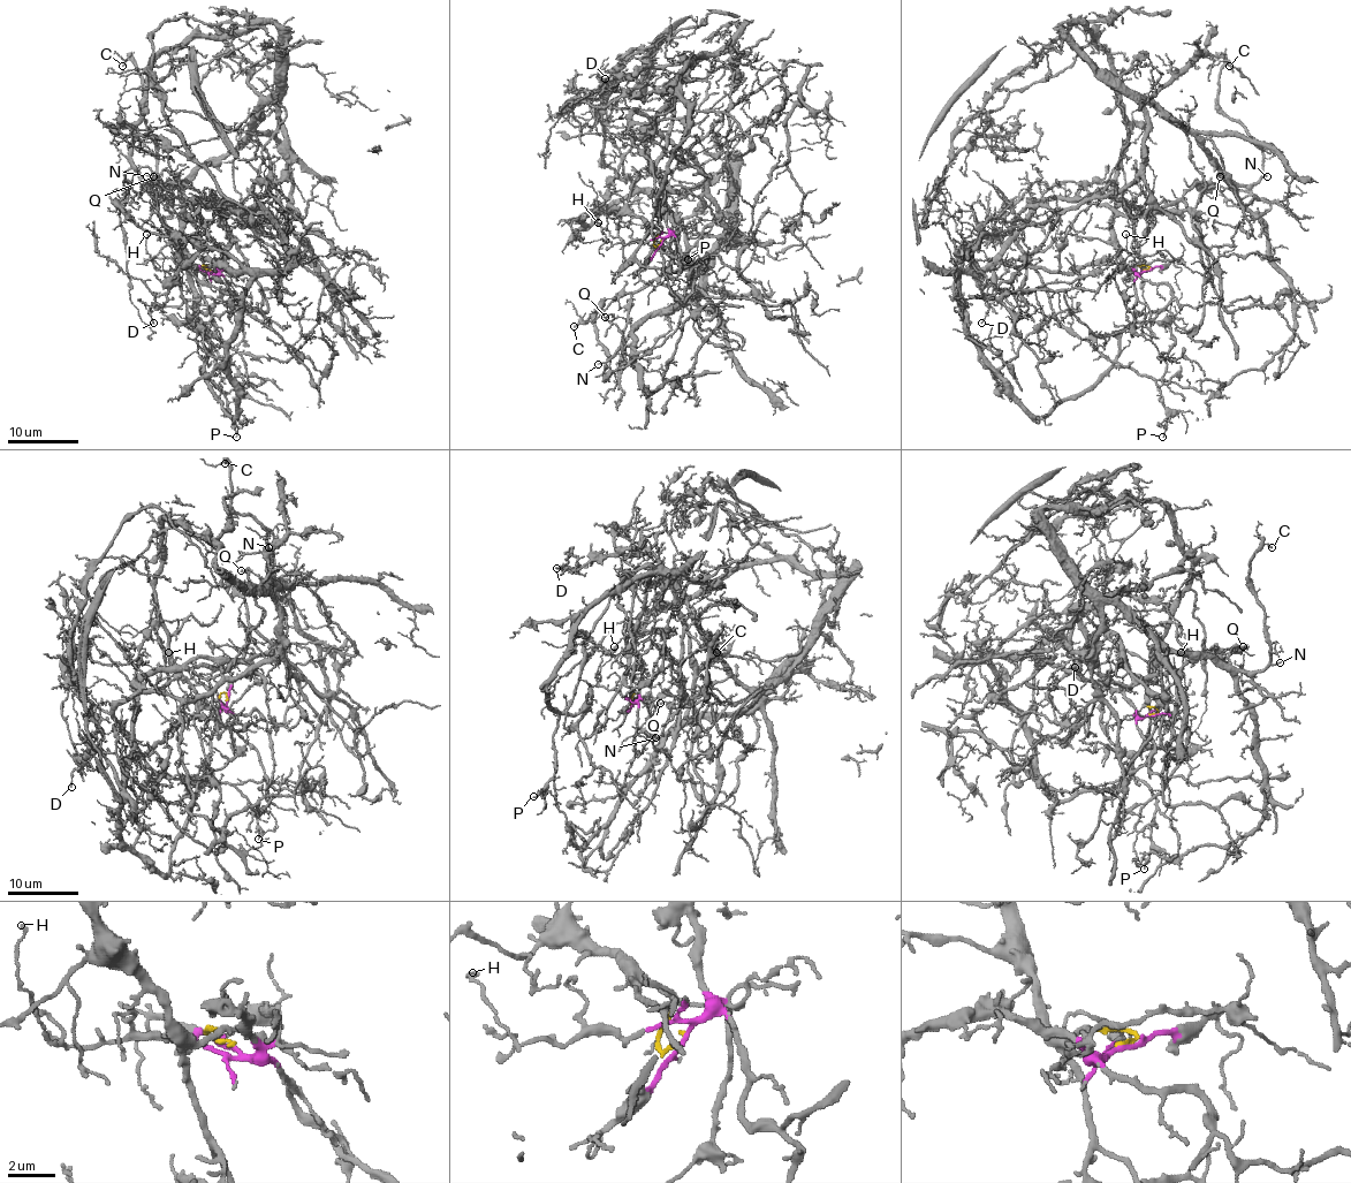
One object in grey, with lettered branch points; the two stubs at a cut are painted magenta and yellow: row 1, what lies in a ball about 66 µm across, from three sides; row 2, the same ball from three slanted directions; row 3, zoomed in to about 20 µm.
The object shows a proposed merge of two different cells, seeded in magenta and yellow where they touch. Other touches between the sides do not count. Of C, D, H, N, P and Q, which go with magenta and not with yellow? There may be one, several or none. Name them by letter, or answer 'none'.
D, H, P

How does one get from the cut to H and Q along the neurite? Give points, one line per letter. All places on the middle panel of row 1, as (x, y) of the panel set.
H: (660, 243), (661, 239), (611, 242), (598, 222)
Q: (660, 243), (625, 210), (584, 217), (698, 189), (728, 159), (730, 222), (707, 279), (635, 325), (605, 317)

